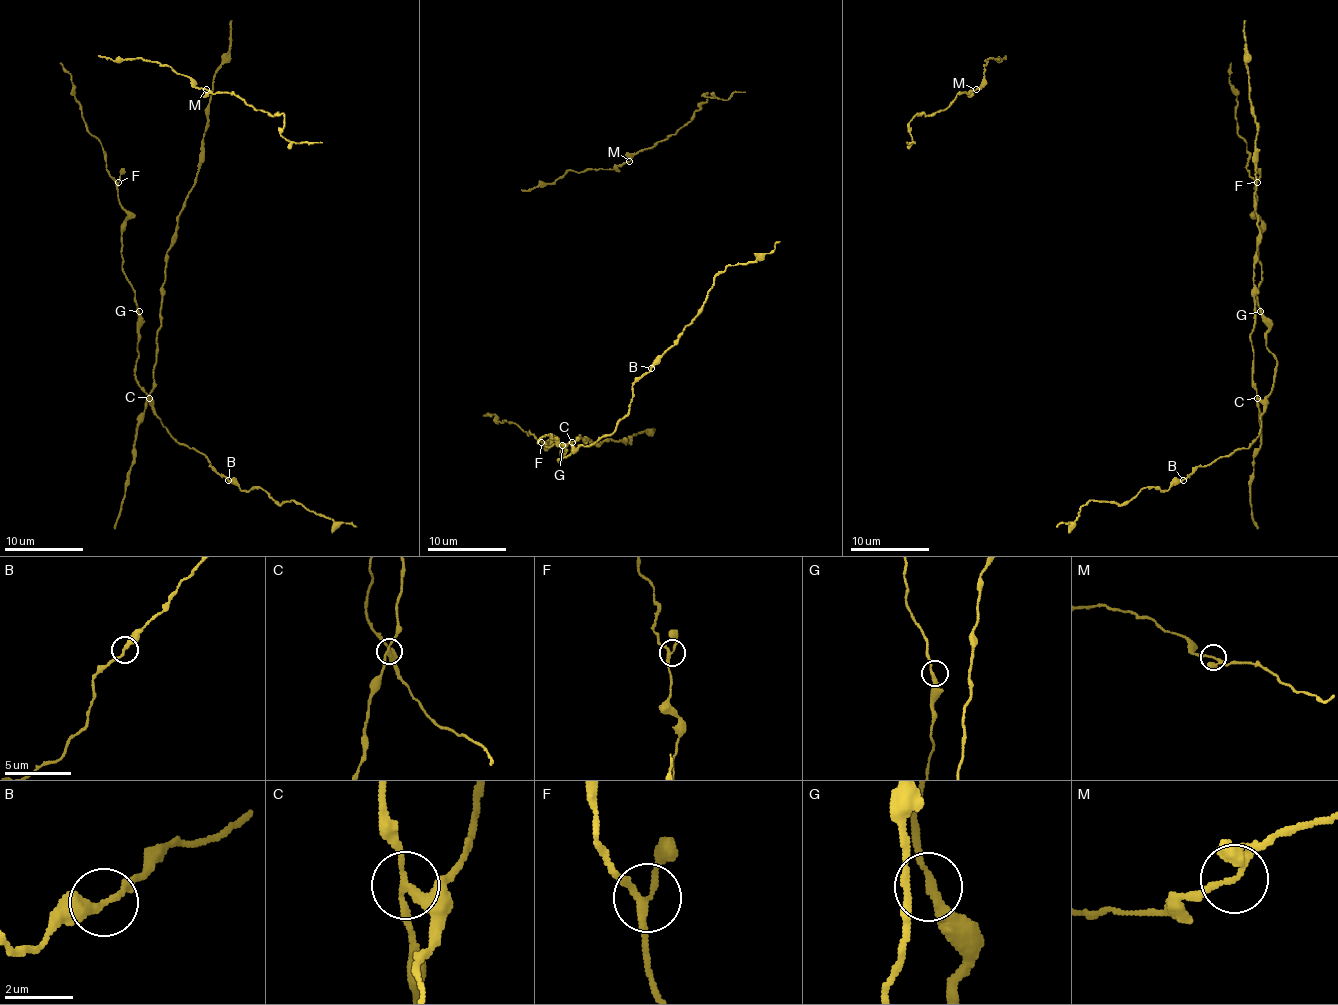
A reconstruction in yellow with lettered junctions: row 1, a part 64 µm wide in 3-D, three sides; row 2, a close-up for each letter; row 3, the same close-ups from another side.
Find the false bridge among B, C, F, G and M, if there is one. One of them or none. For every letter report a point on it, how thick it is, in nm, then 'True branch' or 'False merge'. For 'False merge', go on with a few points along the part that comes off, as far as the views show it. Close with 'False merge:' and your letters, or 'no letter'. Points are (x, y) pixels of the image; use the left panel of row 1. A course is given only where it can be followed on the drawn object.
B: Place: (228, 480). Thickness 240 nm. True branch
C: Place: (149, 398). Thickness 240 nm. False merge. Course of the part to remove: (149, 398), (161, 327), (165, 254), (175, 232), (179, 212), (195, 182), (212, 75), (228, 50), (232, 20)
F: Place: (118, 182). Thickness 190 nm. True branch
G: Place: (139, 311). Thickness 240 nm. True branch
M: Place: (206, 89). Thickness 160 nm. True branch
False merge: C

